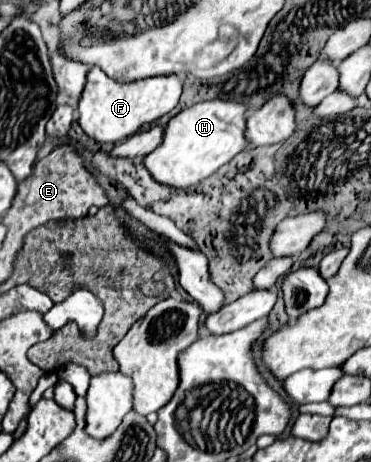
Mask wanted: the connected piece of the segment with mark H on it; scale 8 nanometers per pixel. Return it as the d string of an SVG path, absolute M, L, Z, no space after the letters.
M207 100L173 116L159 148L145 156L145 168L153 180L171 188L189 188L217 172L235 154L245 150L245 106L233 100Z

